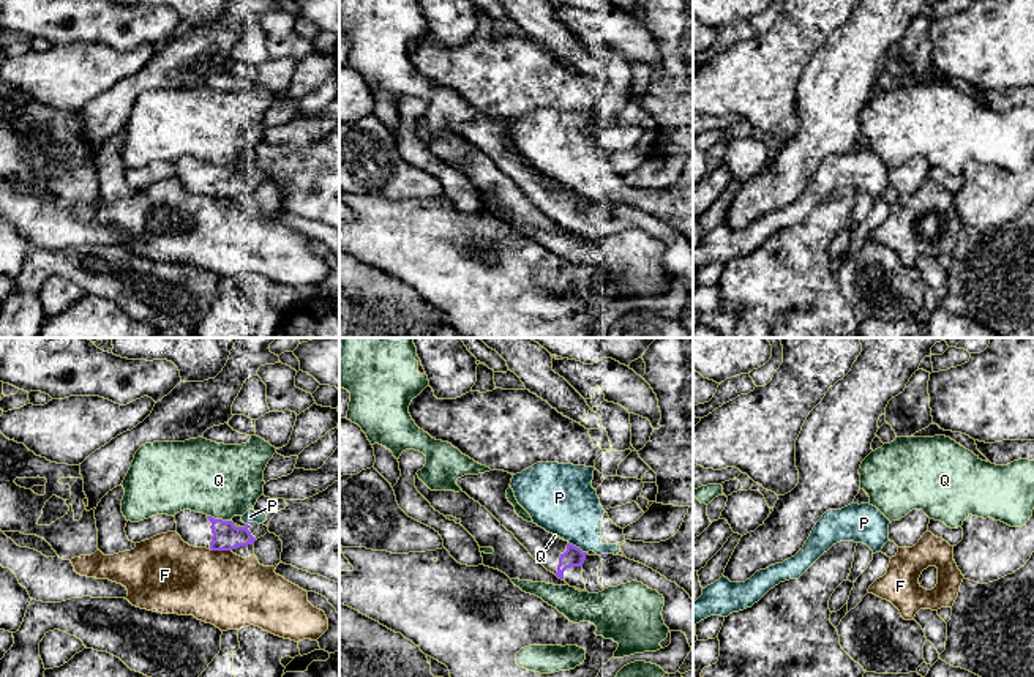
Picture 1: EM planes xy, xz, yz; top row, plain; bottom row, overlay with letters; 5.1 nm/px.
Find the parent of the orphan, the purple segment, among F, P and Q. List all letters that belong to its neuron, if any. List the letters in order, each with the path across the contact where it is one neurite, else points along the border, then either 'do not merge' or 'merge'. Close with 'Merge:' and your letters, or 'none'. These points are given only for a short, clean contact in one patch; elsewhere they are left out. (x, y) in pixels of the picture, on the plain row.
F: do not merge
P: border along xz (569, 188), (584, 199); do not merge
Q: border along xy (207, 161), (229, 168); do not merge
Merge: none

